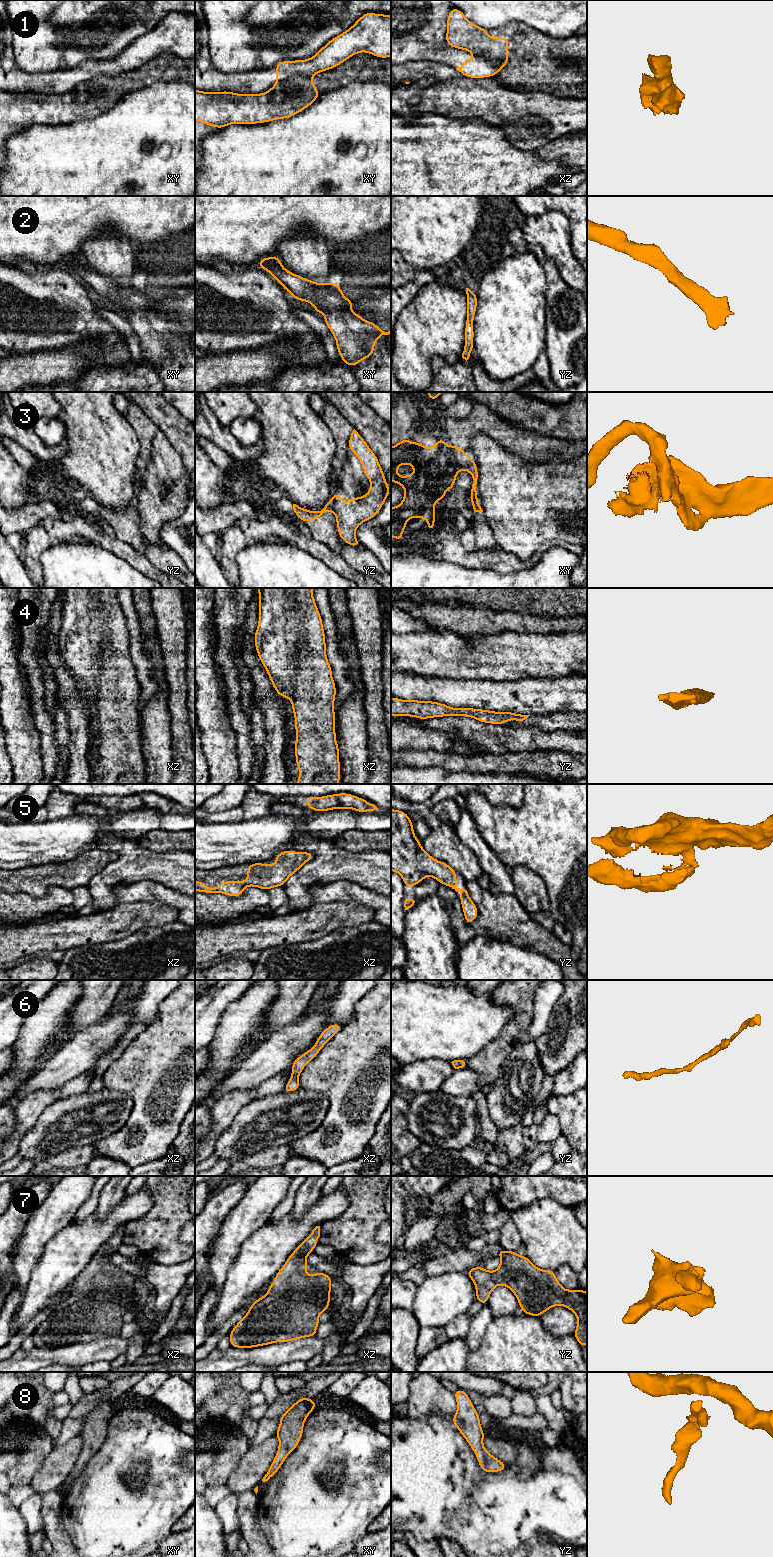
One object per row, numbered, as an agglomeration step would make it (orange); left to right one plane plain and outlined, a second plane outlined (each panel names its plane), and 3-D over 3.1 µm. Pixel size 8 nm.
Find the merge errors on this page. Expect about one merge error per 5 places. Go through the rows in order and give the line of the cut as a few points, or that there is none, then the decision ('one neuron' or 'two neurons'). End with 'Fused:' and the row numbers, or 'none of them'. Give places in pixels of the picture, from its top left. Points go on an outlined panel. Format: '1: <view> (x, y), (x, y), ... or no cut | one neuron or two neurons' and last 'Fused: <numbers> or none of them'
1: xy (312, 75), (293, 75), (277, 83) | two neurons
2: no cut | one neuron
3: yz (331, 503), (333, 511) | two neurons
4: no cut | one neuron
5: no cut | one neuron
6: no cut | one neuron
7: no cut | one neuron
8: no cut | one neuron
Fused: 1, 3

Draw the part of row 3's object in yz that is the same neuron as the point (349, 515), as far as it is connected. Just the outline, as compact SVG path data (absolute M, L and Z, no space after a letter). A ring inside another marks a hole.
M355 429L350 435L348 447L360 460L371 487L363 497L353 497L349 502L344 502L343 497L334 492L331 501L340 538L358 548L361 544L355 537L356 529L378 514L389 496L390 488L377 456Z

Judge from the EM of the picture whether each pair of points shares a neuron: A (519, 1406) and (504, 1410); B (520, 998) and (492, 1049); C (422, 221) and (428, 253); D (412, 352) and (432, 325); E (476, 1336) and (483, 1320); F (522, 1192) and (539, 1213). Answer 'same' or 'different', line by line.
A: different
B: same
C: same
D: same
E: same
F: different

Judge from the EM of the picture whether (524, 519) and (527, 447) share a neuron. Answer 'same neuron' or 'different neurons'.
different neurons

